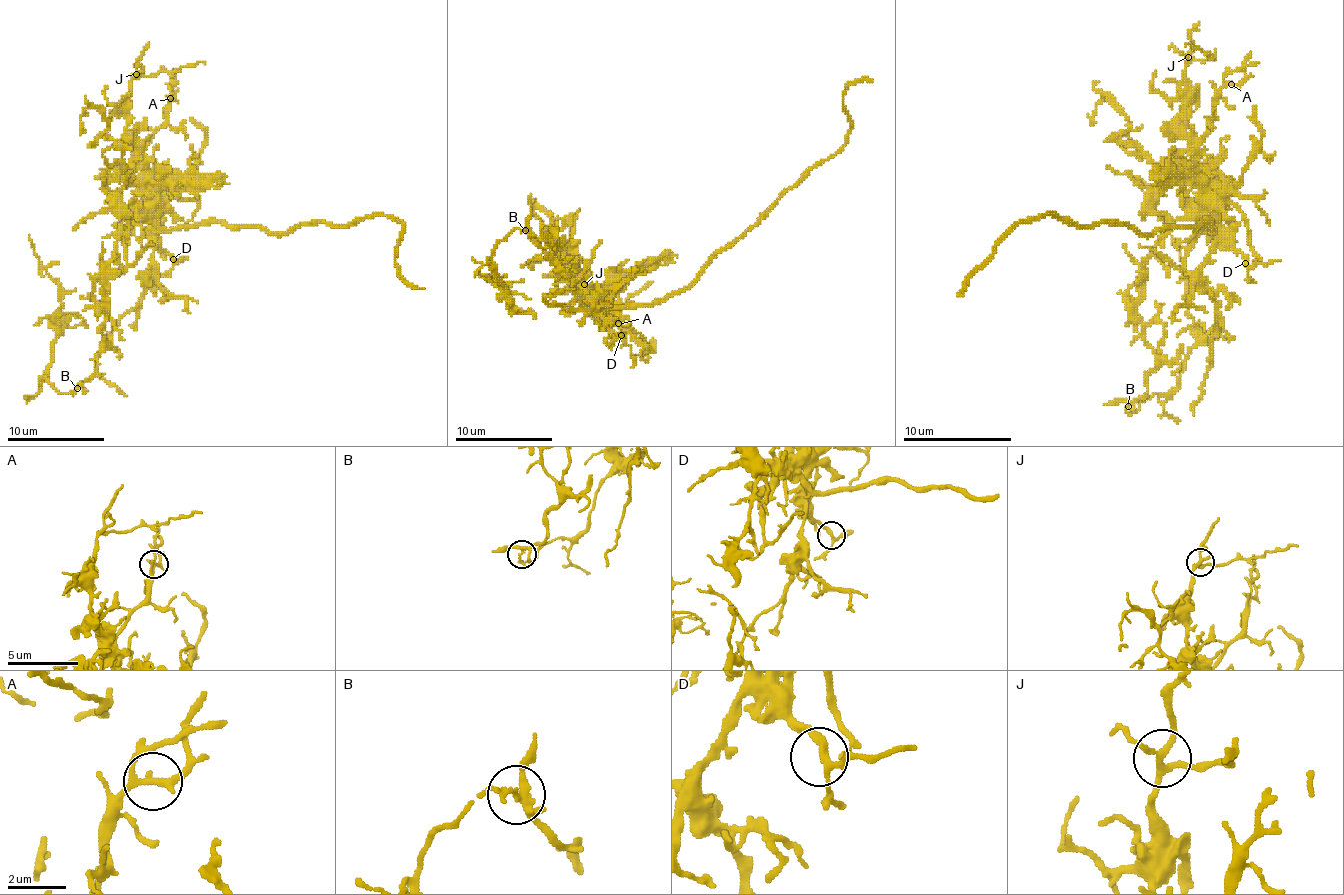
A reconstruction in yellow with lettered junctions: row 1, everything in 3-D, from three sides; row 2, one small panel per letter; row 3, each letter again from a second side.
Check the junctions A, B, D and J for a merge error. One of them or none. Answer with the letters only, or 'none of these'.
B

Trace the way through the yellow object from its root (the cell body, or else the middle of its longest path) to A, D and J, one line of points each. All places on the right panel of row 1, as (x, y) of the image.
A: (1174, 155), (1180, 149), (1191, 149), (1207, 133), (1207, 125), (1215, 109), (1215, 95), (1231, 84)
D: (1174, 155), (1188, 152), (1202, 166), (1204, 209), (1218, 223), (1218, 231), (1242, 255), (1245, 263)
J: (1174, 155), (1191, 144), (1191, 128), (1185, 111), (1185, 60), (1188, 57)

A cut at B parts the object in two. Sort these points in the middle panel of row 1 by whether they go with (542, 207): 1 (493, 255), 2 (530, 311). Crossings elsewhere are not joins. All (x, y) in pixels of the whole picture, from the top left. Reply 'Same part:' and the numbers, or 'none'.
Same part: none

